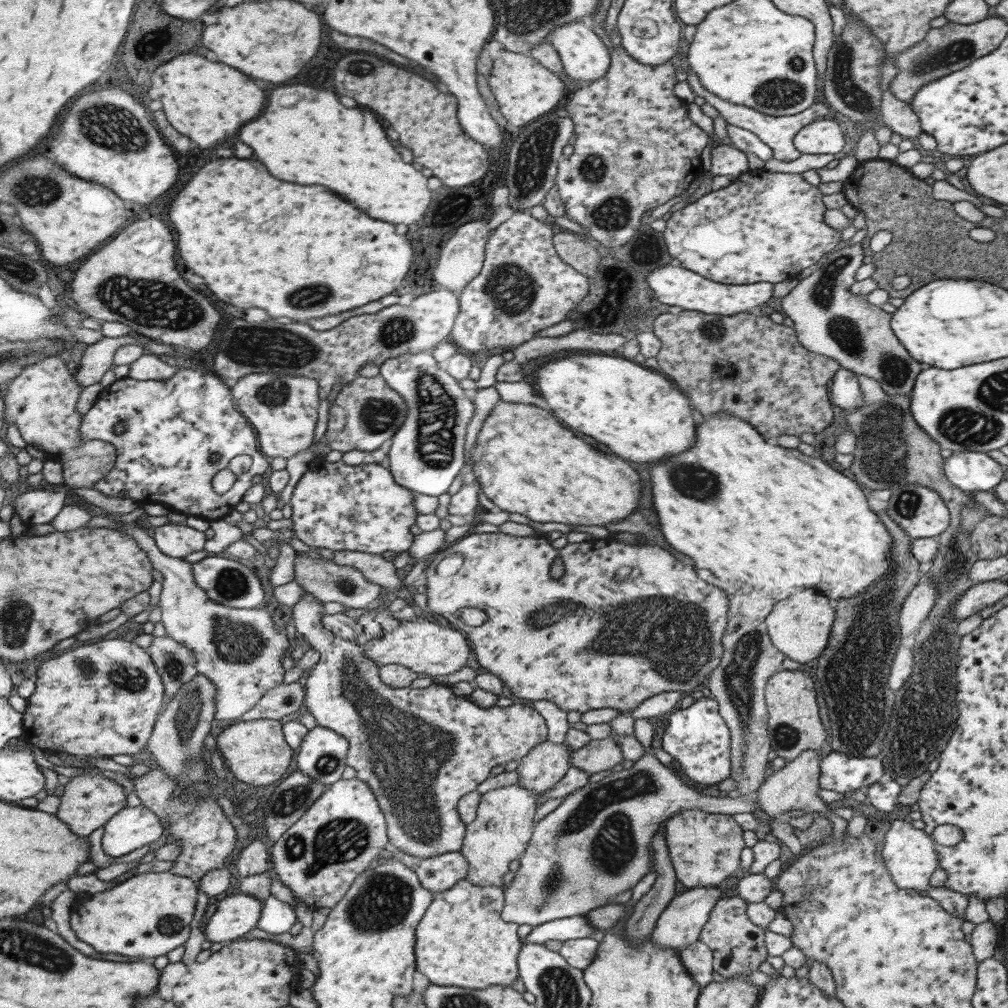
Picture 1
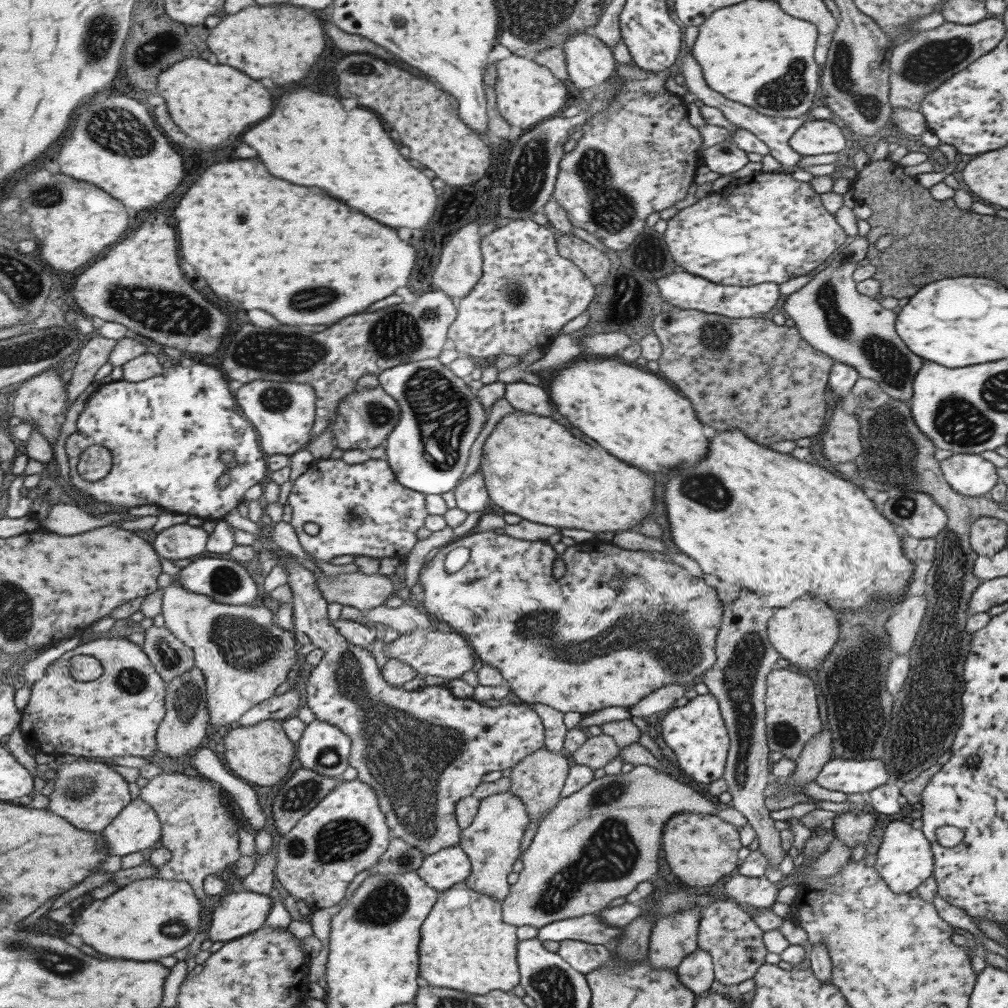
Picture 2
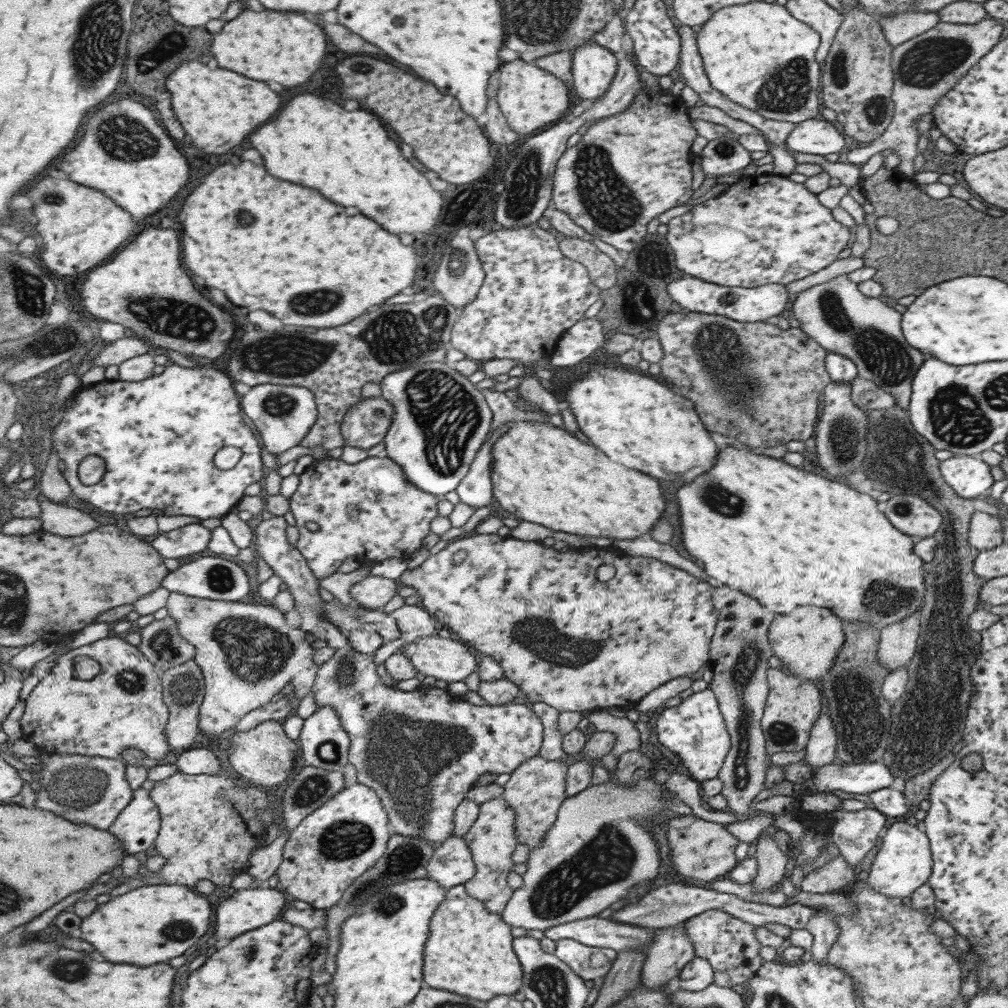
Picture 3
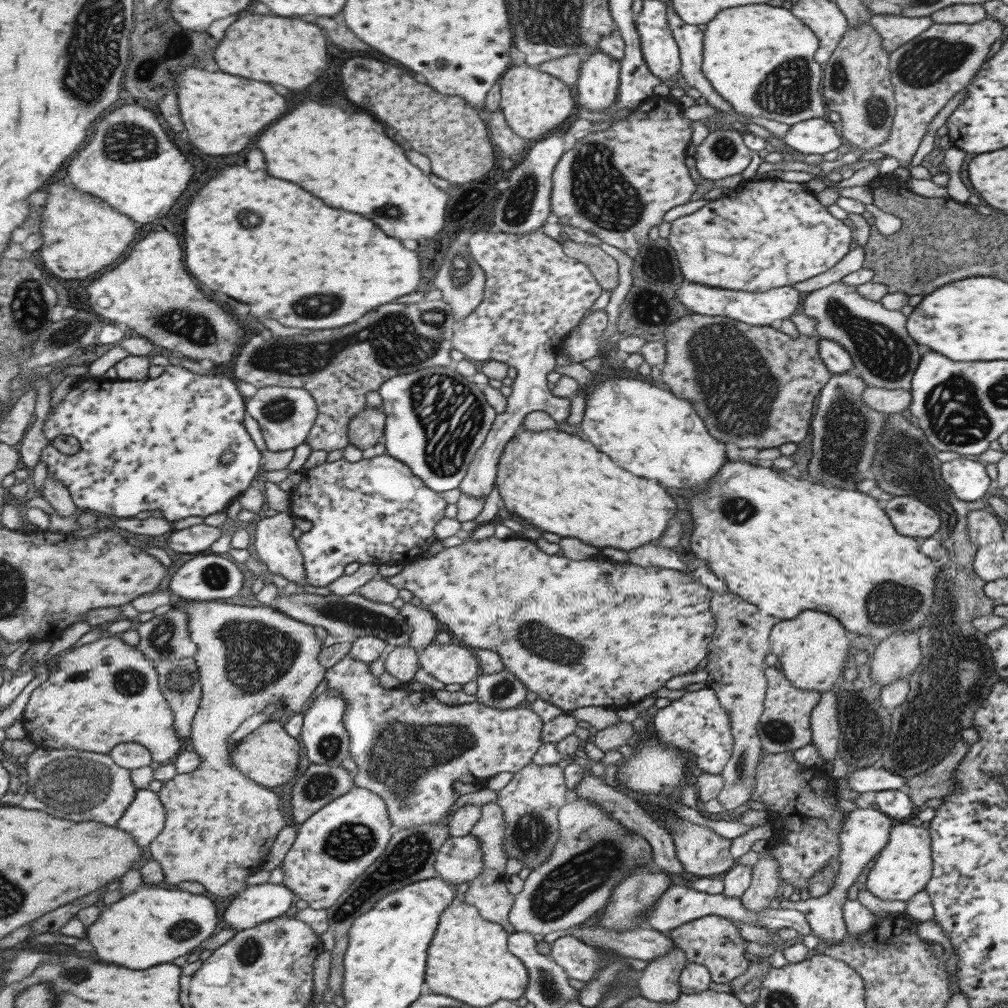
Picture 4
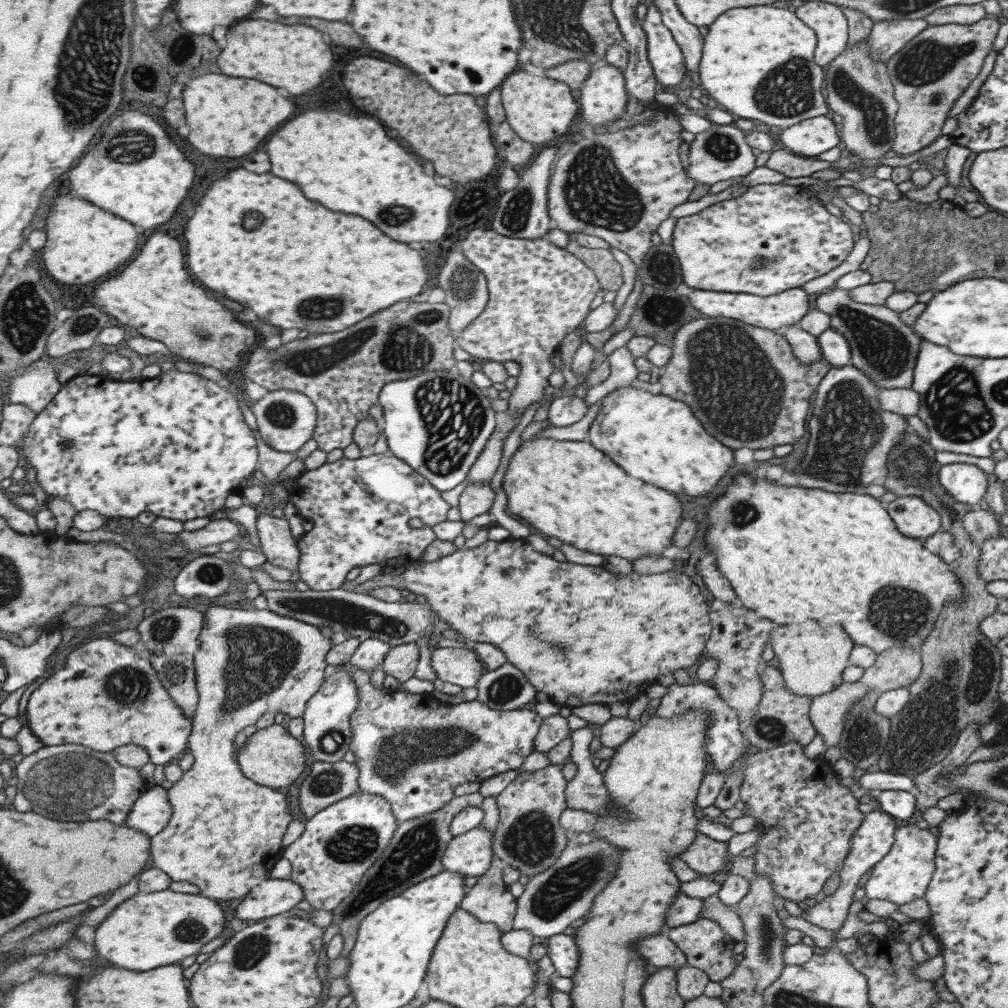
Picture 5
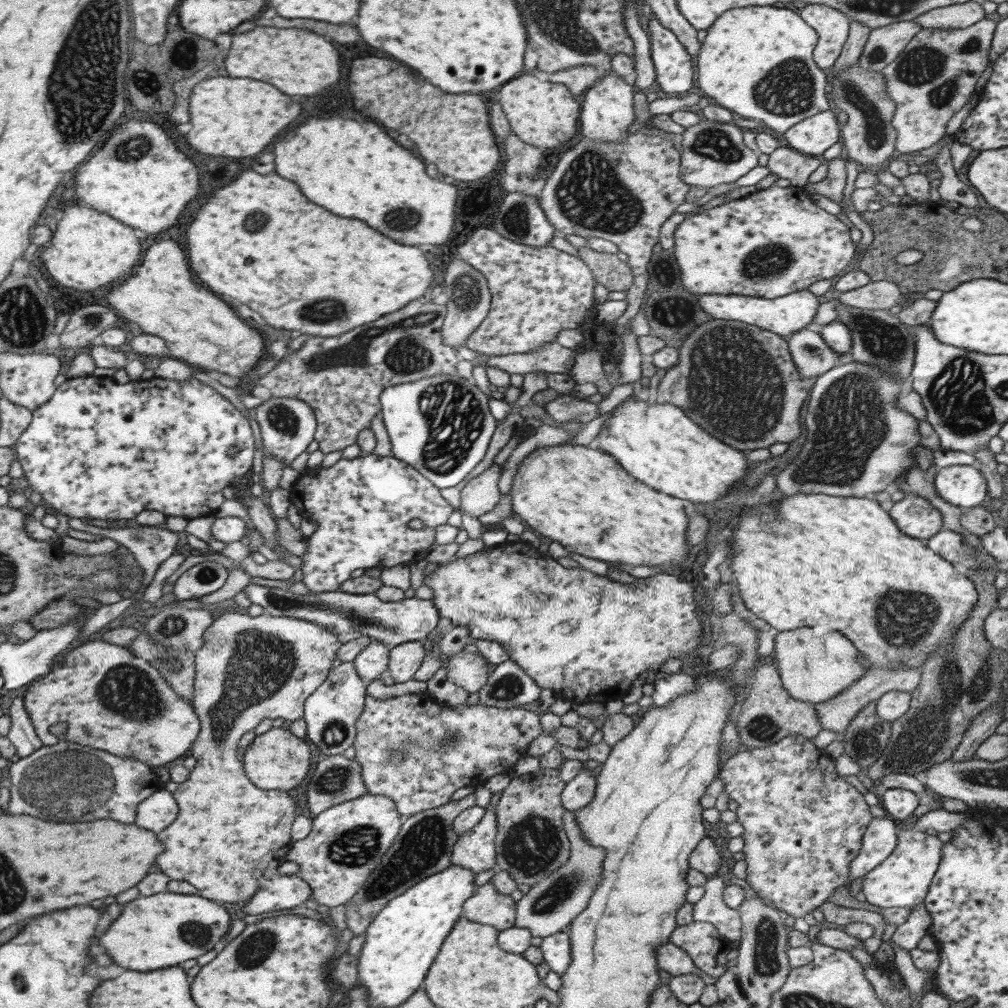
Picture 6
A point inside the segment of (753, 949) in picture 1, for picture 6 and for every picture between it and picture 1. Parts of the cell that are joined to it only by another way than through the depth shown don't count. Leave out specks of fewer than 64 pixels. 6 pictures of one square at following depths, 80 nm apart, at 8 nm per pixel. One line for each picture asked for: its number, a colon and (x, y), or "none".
2: (734, 942)
3: (728, 943)
4: (711, 940)
5: (705, 946)
6: (707, 948)

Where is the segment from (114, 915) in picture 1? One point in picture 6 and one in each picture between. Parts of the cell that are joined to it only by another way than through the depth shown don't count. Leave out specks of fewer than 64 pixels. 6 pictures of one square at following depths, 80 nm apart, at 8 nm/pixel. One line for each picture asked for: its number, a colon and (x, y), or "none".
2: (149, 919)
3: (154, 923)
4: (155, 926)
5: (152, 930)
6: (161, 930)

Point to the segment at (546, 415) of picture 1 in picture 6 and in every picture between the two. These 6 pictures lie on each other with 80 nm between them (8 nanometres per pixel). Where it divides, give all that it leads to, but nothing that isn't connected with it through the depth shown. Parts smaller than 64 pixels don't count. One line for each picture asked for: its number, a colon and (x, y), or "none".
2: (532, 466)
3: (542, 474)
4: (561, 484)
5: (570, 490)
6: (579, 496)

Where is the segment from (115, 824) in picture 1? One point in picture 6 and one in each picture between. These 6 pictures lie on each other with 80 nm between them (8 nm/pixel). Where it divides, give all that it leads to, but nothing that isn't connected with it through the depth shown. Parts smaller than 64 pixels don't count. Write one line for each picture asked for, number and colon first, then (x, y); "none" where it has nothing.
2: (138, 827)
3: (139, 825)
4: (146, 818)
5: (153, 811)
6: (157, 813)

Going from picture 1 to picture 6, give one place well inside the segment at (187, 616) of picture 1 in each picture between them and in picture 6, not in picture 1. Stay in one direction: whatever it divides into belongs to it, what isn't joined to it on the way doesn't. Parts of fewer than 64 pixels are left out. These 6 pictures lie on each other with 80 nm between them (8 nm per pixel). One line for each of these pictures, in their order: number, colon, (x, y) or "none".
2: (245, 657)
3: (248, 653)
4: (220, 826)
5: (226, 833)
6: (230, 837)

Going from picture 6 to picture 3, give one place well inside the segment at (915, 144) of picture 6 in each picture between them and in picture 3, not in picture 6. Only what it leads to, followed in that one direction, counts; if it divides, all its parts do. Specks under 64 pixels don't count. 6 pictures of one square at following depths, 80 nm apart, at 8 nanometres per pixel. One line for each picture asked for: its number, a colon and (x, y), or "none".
3: (925, 67)
4: (927, 71)
5: (930, 72)

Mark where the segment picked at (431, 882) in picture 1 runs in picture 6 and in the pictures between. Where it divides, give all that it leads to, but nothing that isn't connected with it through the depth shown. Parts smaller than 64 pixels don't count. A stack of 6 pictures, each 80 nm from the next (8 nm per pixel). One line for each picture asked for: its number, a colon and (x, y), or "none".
2: (440, 870)
3: (451, 863)
4: (458, 860)
5: (469, 854)
6: (474, 849)

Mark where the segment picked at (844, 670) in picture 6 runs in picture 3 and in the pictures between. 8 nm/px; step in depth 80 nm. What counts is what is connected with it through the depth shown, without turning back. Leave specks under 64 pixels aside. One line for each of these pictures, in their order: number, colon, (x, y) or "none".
3: (805, 640)
4: (811, 648)
5: (810, 657)

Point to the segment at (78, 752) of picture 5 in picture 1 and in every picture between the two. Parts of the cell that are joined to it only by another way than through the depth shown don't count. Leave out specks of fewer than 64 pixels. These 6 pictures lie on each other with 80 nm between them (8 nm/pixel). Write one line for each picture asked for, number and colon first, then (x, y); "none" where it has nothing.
1: (90, 800)
2: (91, 795)
3: (90, 790)
4: (78, 785)

